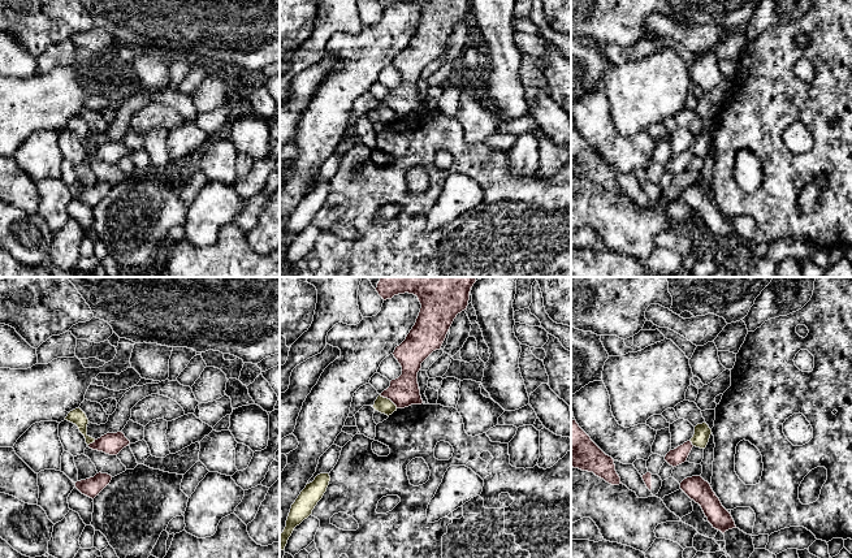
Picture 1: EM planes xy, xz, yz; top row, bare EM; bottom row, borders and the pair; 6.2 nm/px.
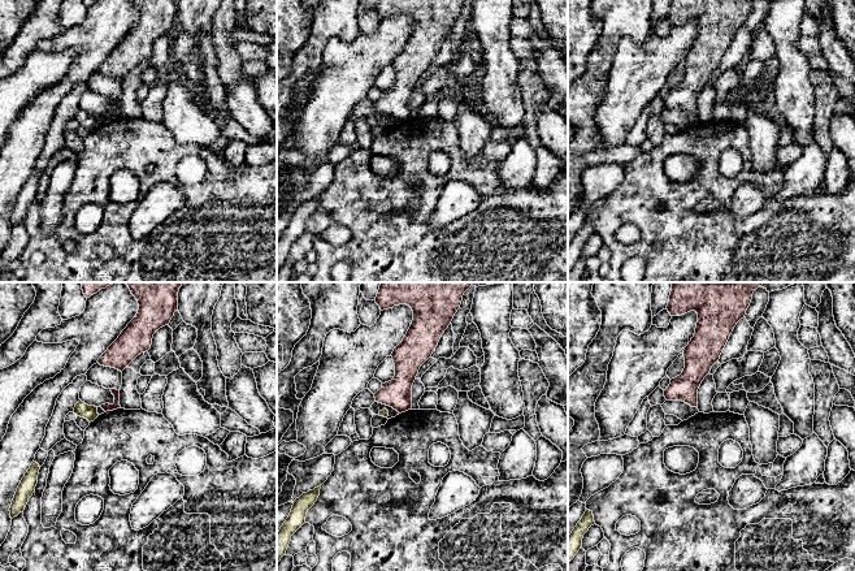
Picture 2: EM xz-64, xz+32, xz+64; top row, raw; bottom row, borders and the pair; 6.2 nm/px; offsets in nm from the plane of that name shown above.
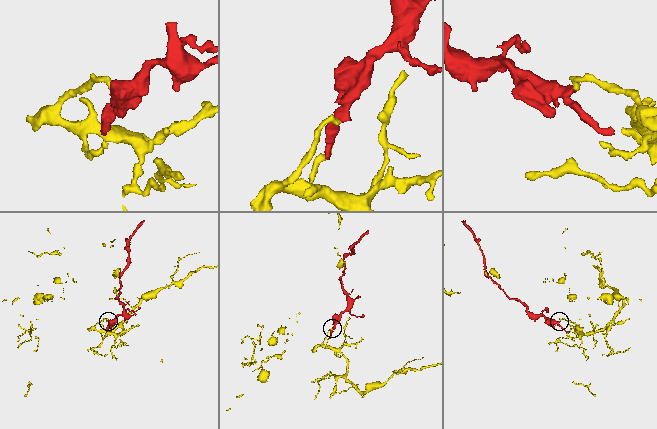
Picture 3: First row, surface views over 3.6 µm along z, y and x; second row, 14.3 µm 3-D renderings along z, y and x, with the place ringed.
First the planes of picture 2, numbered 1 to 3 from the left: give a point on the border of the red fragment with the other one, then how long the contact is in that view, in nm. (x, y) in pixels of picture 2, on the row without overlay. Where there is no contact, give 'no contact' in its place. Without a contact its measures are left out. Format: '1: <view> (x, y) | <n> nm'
1: no contact
2: no contact
3: no contact

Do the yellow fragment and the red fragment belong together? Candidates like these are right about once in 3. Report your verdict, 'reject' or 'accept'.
reject

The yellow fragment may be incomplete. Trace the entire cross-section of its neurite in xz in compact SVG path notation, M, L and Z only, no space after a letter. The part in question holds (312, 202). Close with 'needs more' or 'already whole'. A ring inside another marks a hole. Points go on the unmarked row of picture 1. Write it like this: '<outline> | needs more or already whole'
M320 182L300 200L295 211L291 213L286 235L280 243L280 259L285 259L294 237L312 222L312 219L326 200L329 190L329 182Z | already whole

